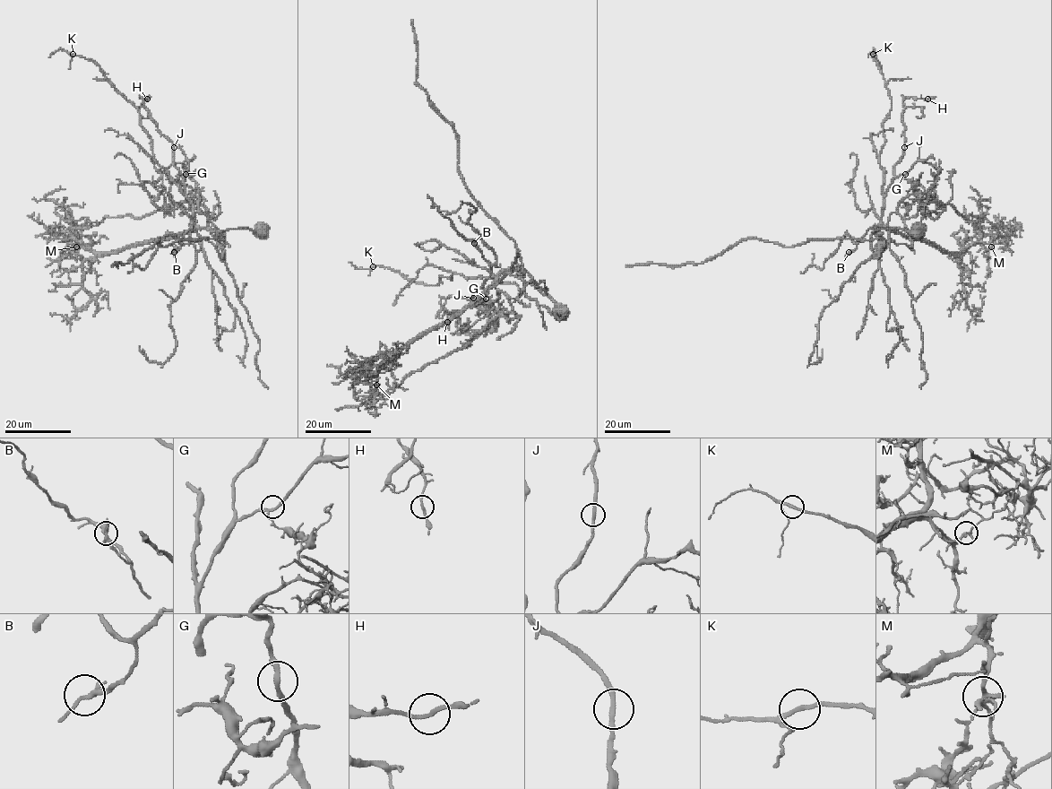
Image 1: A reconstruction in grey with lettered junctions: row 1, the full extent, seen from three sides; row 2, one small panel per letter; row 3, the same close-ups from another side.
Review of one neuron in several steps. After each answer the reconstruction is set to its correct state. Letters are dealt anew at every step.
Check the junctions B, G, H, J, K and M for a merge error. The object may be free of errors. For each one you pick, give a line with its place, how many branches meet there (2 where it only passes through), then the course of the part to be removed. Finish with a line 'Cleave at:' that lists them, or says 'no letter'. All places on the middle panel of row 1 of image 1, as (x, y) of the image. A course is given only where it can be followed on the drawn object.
M: at (376, 385); 2 branches meet; foreign part runs (375, 385), (379, 398), (412, 372), (465, 347), (478, 336), (496, 308), (480, 309), (478, 296)
Cleave at: M

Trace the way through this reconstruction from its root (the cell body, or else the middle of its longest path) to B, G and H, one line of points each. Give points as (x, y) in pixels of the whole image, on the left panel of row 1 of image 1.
B: (262, 229), (256, 230), (239, 228), (210, 231), (193, 224), (184, 235), (180, 248), (174, 252)
G: (262, 229), (266, 227), (200, 229), (185, 191), (185, 174)
H: (262, 229), (210, 231), (194, 224), (174, 144), (141, 97), (147, 99)

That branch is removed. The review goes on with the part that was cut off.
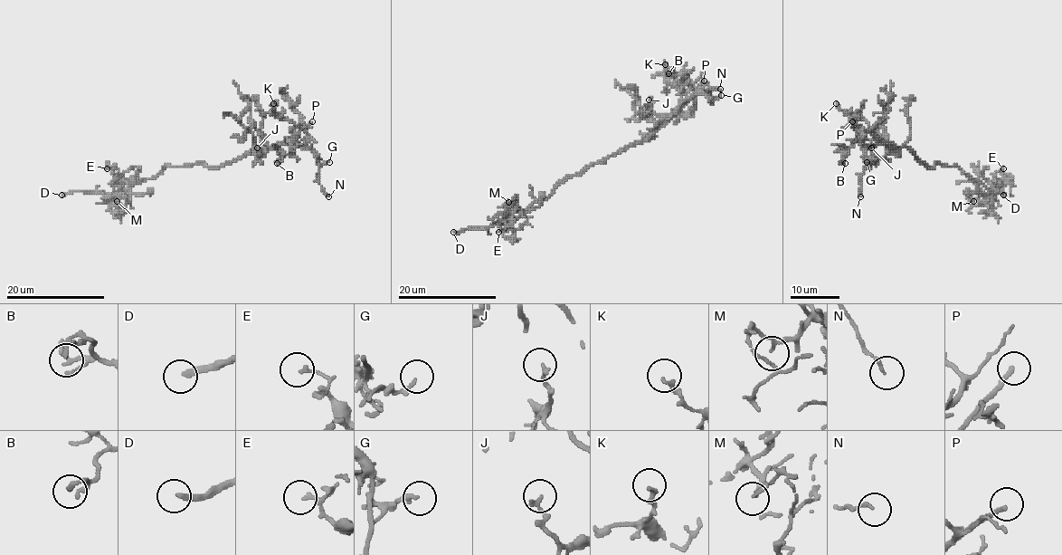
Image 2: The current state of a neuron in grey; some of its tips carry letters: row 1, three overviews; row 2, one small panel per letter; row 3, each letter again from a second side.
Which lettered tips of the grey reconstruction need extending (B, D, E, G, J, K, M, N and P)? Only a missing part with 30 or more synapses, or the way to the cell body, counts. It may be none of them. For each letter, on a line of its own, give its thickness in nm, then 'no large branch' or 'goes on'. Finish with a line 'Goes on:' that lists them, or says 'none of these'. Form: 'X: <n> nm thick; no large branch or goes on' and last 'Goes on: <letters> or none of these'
B: 120 nm thick; no large branch
D: 260 nm thick; goes on
E: 150 nm thick; no large branch
G: 160 nm thick; no large branch
J: 170 nm thick; no large branch
K: 150 nm thick; no large branch
M: 100 nm thick; no large branch
N: 140 nm thick; no large branch
P: 200 nm thick; goes on
Goes on: D, P

